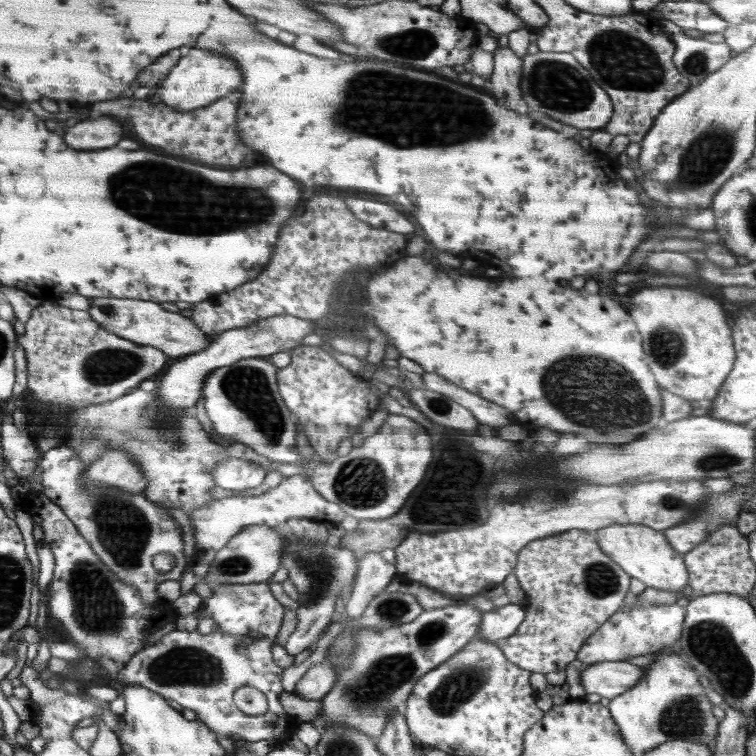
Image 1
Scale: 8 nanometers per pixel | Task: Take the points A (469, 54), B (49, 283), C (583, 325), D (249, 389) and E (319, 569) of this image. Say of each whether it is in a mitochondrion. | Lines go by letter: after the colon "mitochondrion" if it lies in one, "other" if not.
A: other
B: other
C: other
D: mitochondrion
E: mitochondrion

